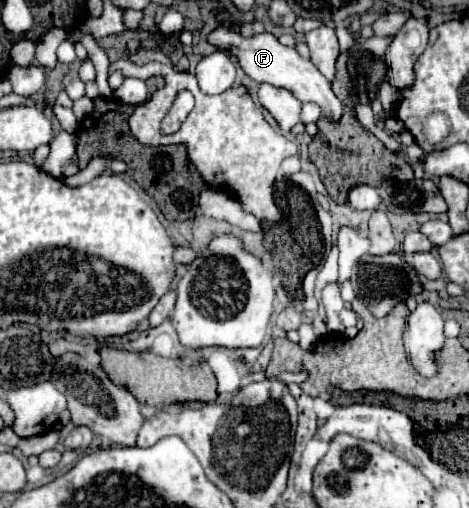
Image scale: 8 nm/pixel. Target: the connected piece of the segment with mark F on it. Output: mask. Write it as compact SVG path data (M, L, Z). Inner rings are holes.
M217 26L215 30L209 32L207 42L219 50L227 50L231 56L235 56L235 60L239 62L239 66L243 68L243 72L257 80L257 82L267 82L279 88L287 88L289 92L293 92L301 102L315 102L321 106L321 110L333 120L337 122L343 114L343 104L341 100L331 92L331 84L327 82L327 78L313 66L311 60L301 58L297 54L295 48L283 46L273 34L269 32L261 32L255 36L245 38L243 34L239 34L233 28L227 26Z

